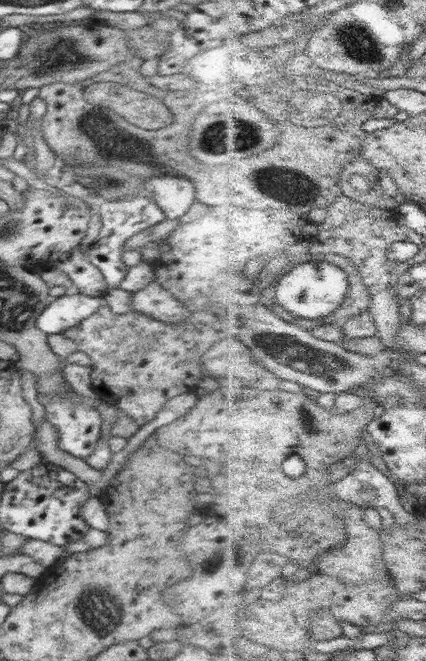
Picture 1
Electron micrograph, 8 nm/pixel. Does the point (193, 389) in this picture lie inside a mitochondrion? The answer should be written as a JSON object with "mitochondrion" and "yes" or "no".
{"mitochondrion":"no"}

